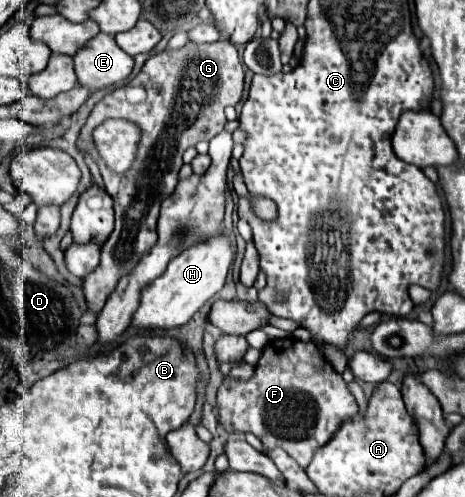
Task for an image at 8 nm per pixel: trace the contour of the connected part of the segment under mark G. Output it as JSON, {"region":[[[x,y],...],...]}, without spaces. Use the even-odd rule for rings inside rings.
{"region":[[[229,40],[207,44],[187,42],[183,48],[153,54],[129,84],[119,86],[111,94],[107,94],[89,114],[77,146],[85,148],[99,164],[101,176],[105,180],[105,190],[115,202],[115,228],[101,246],[99,266],[85,278],[83,290],[89,308],[99,312],[111,290],[115,290],[119,278],[123,274],[129,274],[137,266],[141,254],[155,244],[155,224],[159,208],[161,202],[173,194],[179,182],[177,174],[181,170],[185,148],[195,146],[201,140],[209,142],[225,128],[227,120],[223,110],[227,104],[235,106],[241,100],[243,76],[245,72],[237,48]],[[107,118],[129,120],[141,130],[135,162],[125,174],[107,170],[103,158],[99,158],[95,146],[91,144],[91,132]]]}

